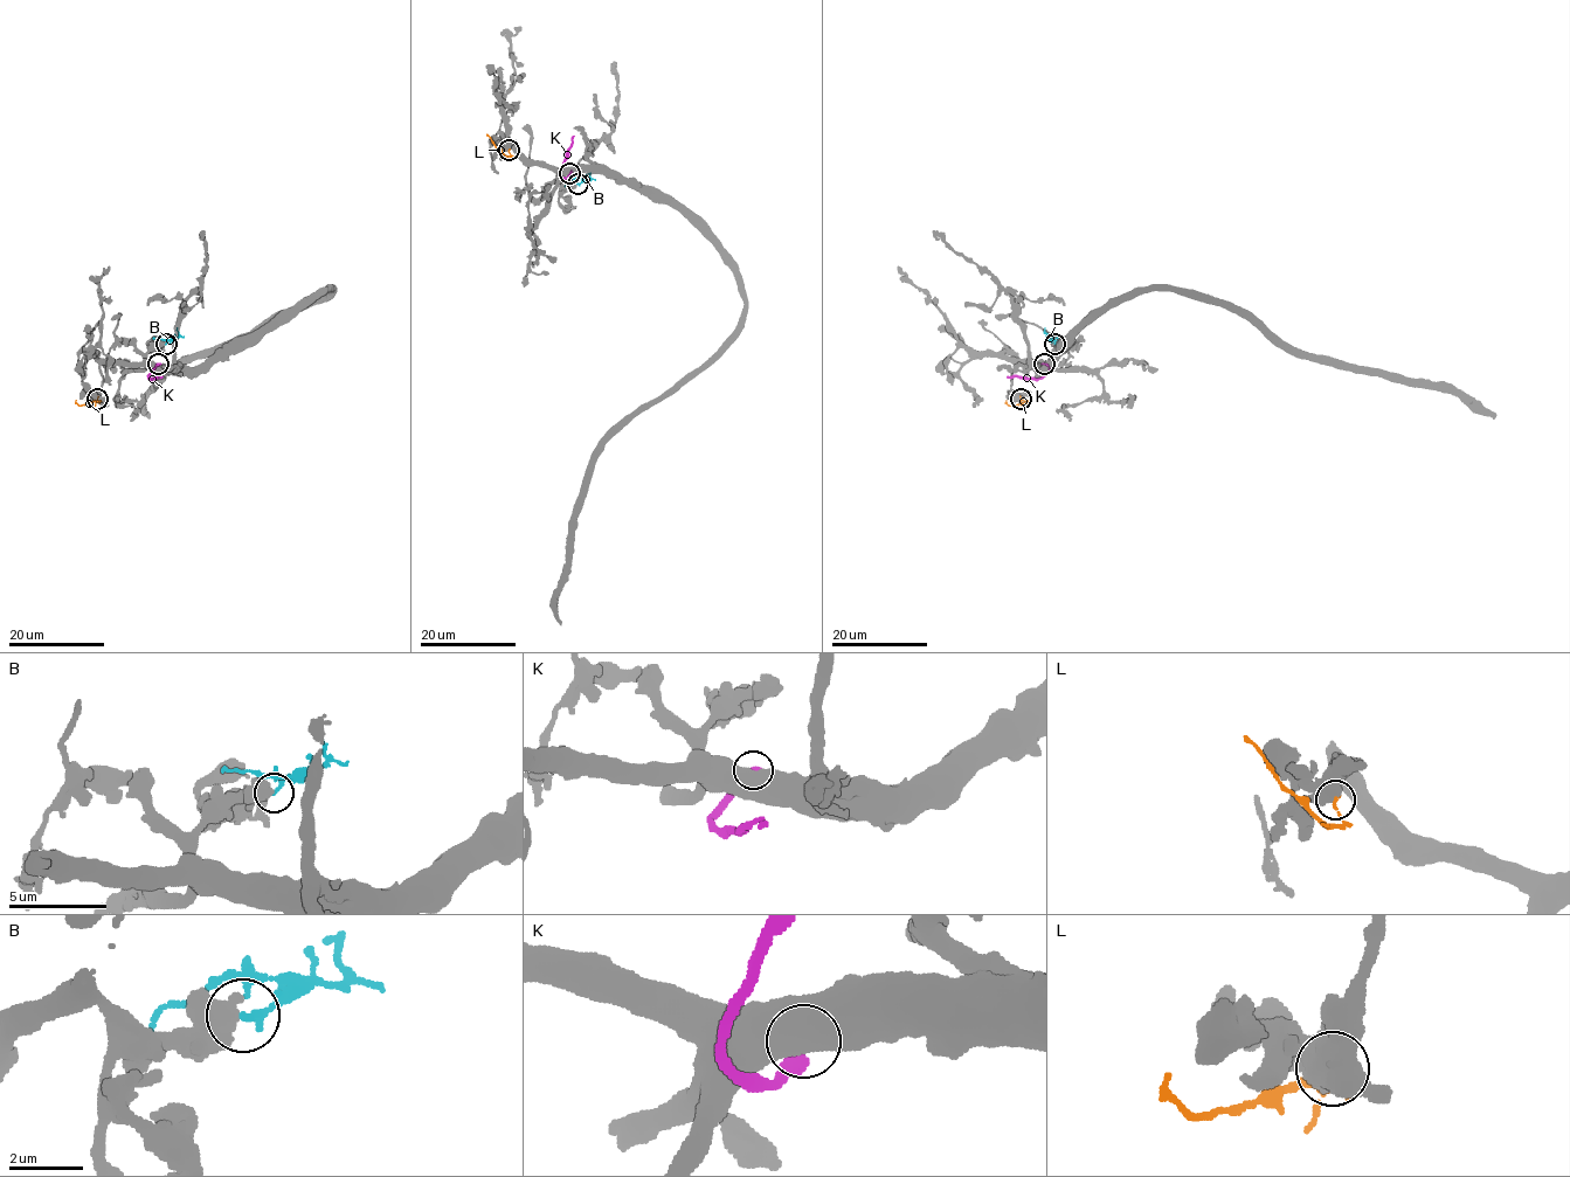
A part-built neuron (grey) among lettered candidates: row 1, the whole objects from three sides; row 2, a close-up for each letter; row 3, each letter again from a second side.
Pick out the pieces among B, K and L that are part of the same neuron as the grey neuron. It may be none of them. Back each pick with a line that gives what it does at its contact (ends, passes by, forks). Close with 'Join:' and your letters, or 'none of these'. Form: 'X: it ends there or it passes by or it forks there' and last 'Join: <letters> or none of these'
Join: none of these

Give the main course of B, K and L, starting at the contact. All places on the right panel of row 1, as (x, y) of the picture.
B: (1055, 344), (1045, 327)
K: (1044, 364), (1049, 372), (1039, 378), (1007, 376)
L: (1021, 400), (1026, 401), (1009, 406), (1007, 400)

